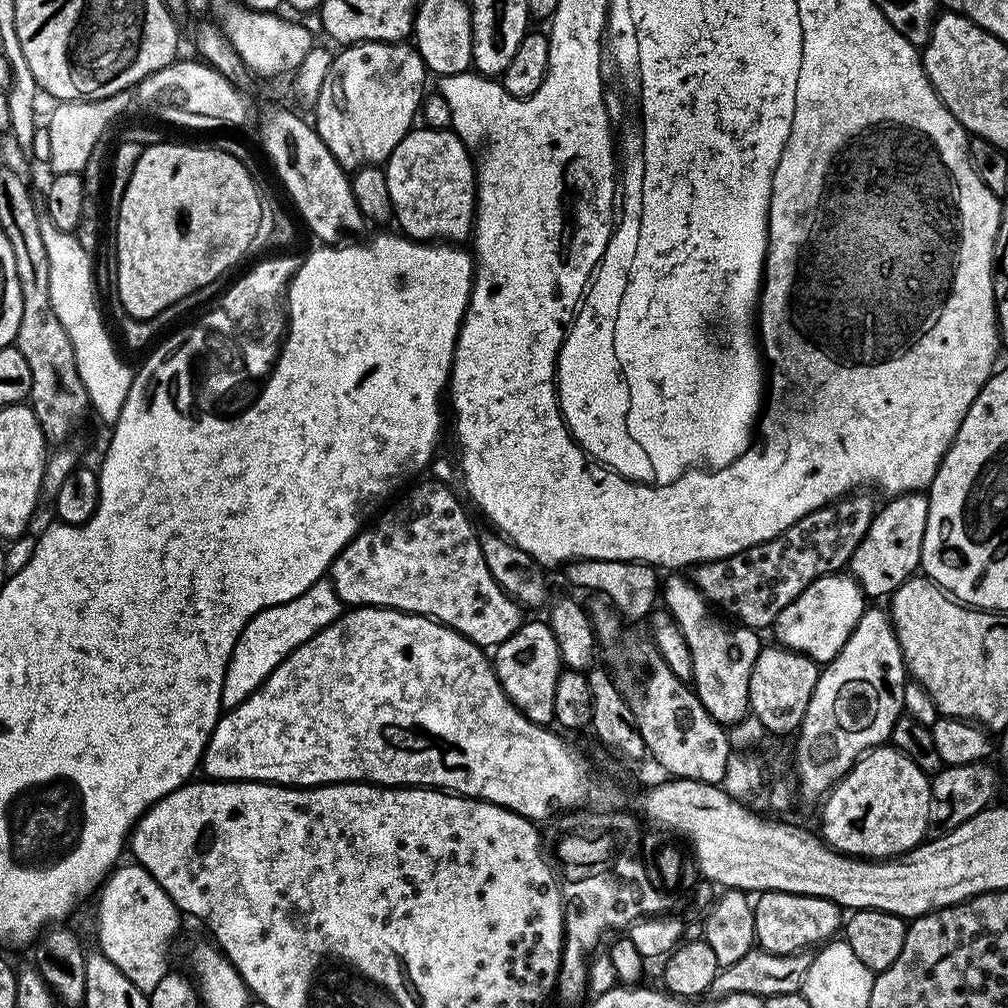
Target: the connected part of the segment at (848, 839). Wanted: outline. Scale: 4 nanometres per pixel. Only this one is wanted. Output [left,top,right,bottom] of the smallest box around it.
[819,746,934,860]

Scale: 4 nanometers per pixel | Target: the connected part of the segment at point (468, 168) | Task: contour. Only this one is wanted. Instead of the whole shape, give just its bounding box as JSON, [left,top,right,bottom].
[384,127,478,242]

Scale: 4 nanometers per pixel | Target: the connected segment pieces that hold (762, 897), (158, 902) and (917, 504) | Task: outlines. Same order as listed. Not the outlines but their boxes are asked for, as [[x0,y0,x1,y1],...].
[[754,892,842,956],[97,862,182,993],[847,491,928,597]]

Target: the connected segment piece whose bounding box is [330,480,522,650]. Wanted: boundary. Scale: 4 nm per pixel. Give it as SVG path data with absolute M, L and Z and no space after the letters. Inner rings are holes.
M436 480L415 484L399 497L401 500L397 504L387 505L389 508L377 518L373 528L365 527L357 532L356 537L333 558L330 579L341 605L393 608L396 612L428 616L462 634L479 648L495 649L520 628L522 609L507 596L502 586L498 586L498 582L494 582L494 574L490 574L482 558L477 529L472 529L468 512L460 505L459 498Z

